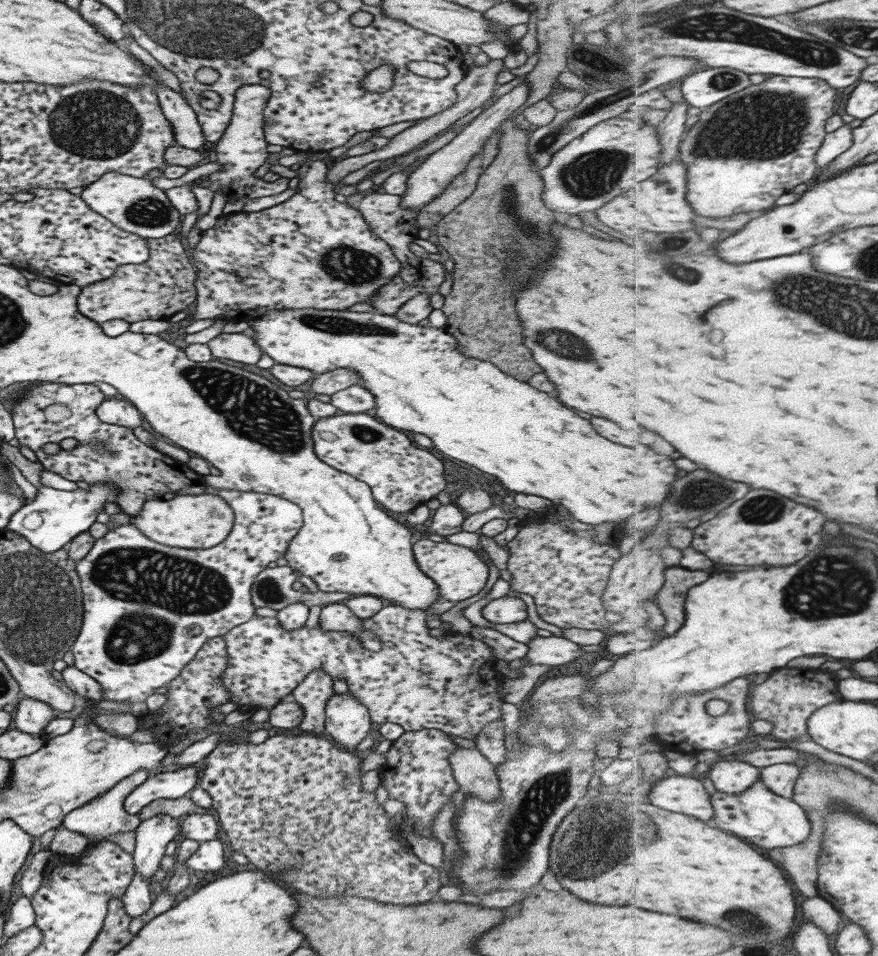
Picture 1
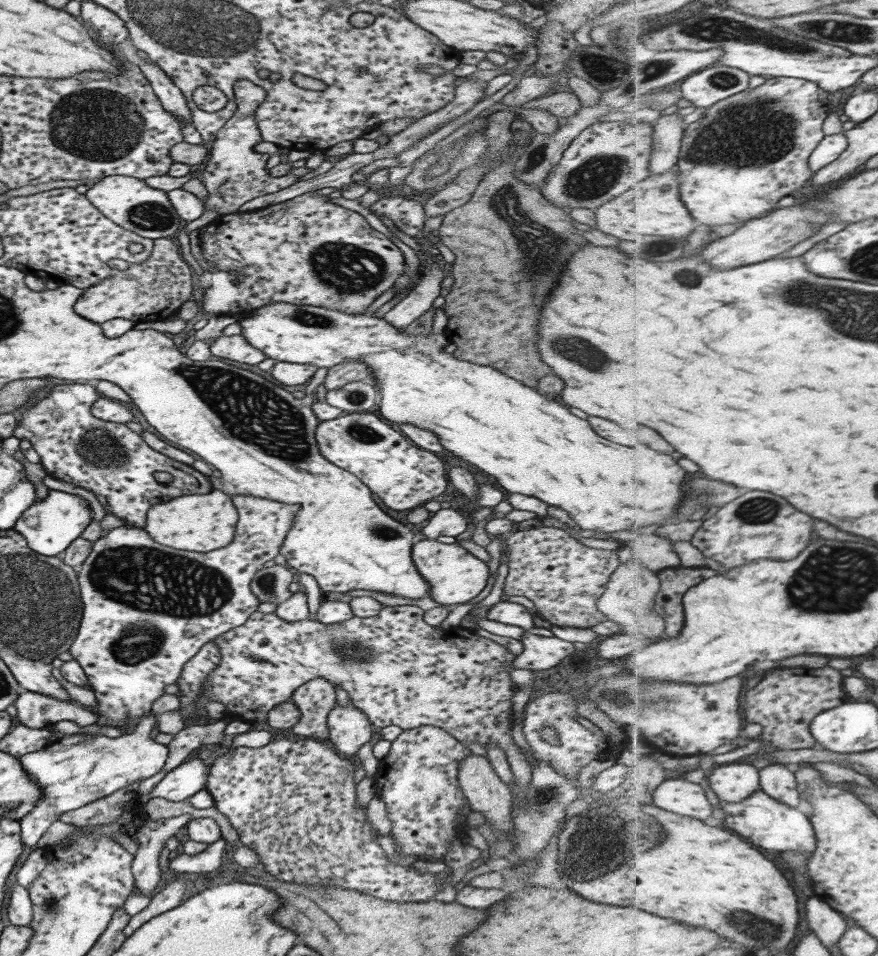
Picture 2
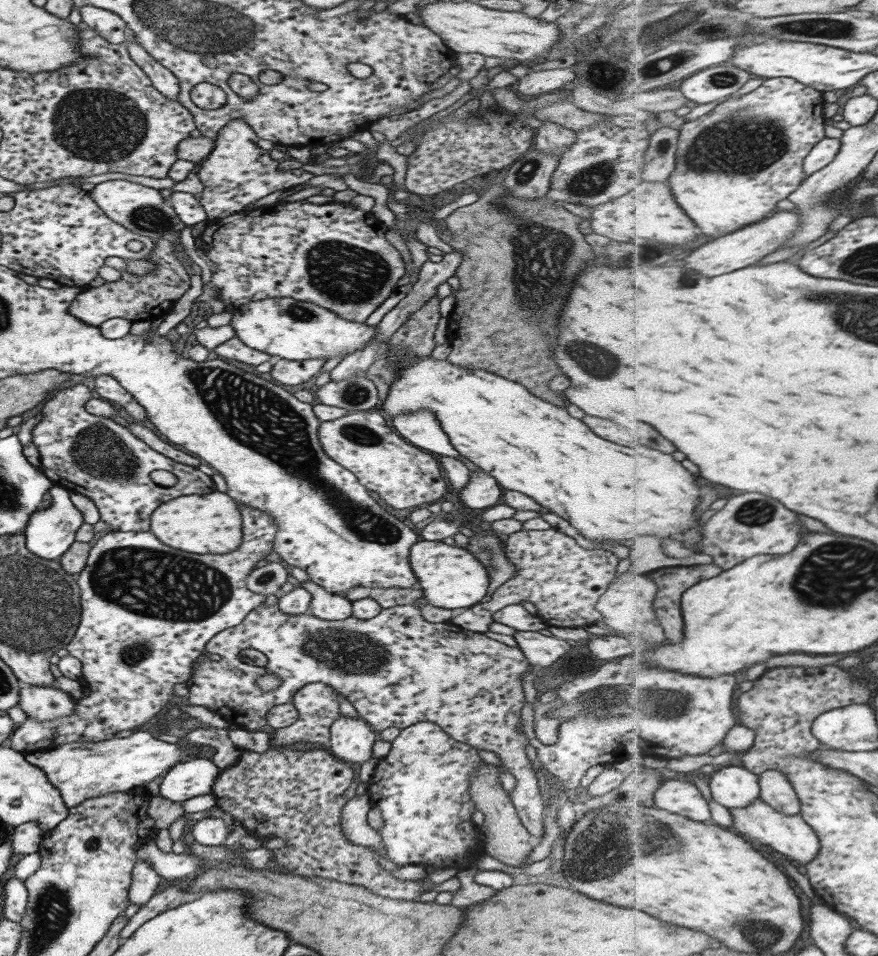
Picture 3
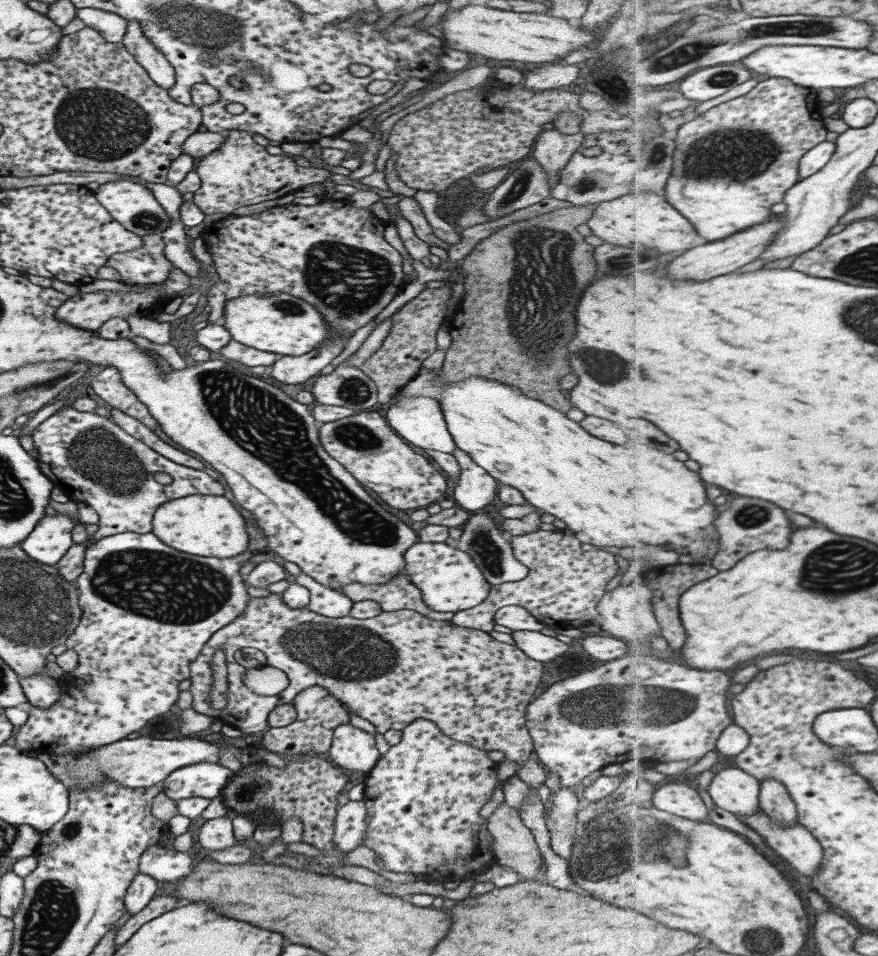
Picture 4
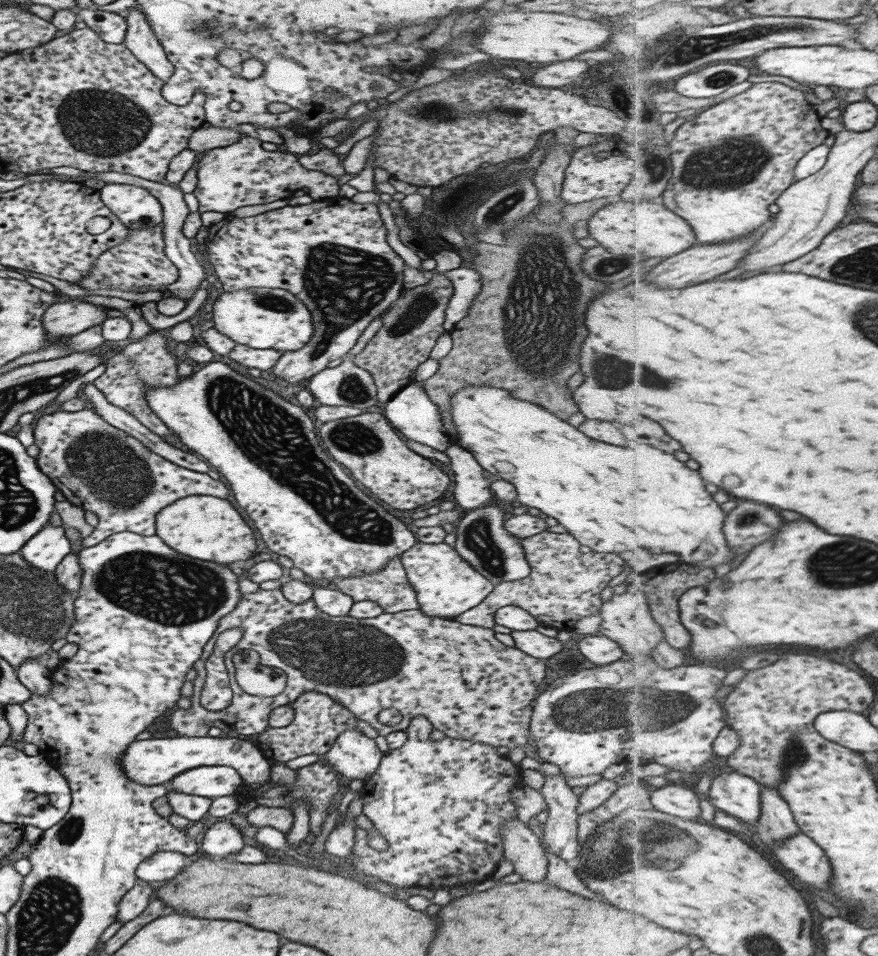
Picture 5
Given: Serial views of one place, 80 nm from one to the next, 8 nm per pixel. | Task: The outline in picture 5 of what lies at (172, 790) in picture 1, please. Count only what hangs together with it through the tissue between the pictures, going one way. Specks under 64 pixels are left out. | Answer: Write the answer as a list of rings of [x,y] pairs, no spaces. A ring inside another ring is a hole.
[[[198,766],[194,769],[184,770],[176,774],[173,778],[168,780],[166,787],[170,788],[170,790],[174,790],[174,792],[214,799],[217,798],[217,796],[234,794],[236,788],[242,784],[242,778],[237,774],[234,768],[228,766]]]

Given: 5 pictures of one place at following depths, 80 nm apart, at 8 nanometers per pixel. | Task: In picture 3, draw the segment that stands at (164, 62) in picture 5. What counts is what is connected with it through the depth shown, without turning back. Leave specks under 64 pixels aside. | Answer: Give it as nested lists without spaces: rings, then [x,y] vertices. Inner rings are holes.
[[[129,40],[126,51],[130,59],[145,73],[152,87],[167,100],[176,100],[179,87],[175,76],[156,60],[153,60],[134,40]]]

